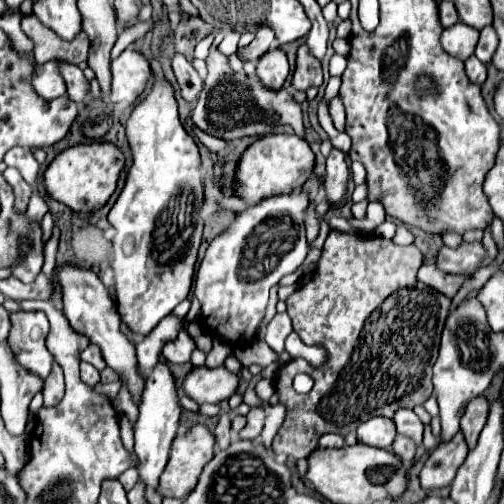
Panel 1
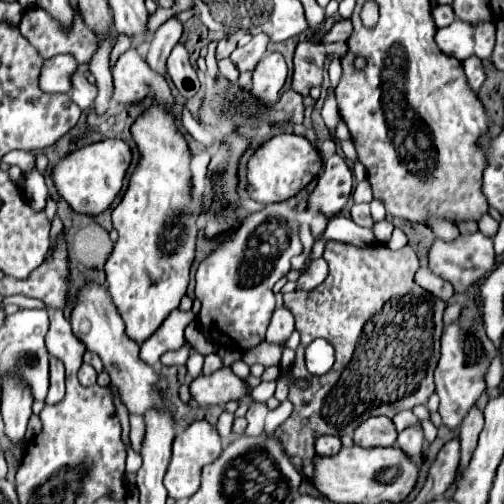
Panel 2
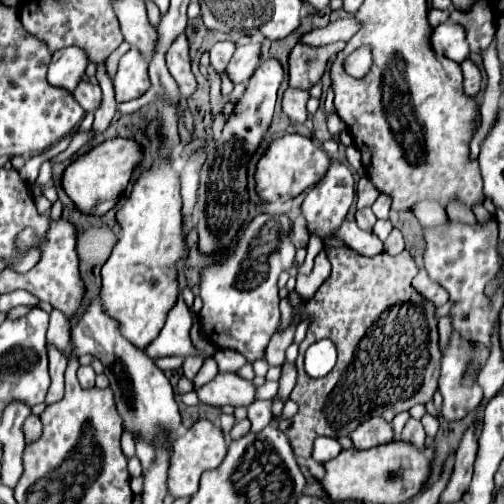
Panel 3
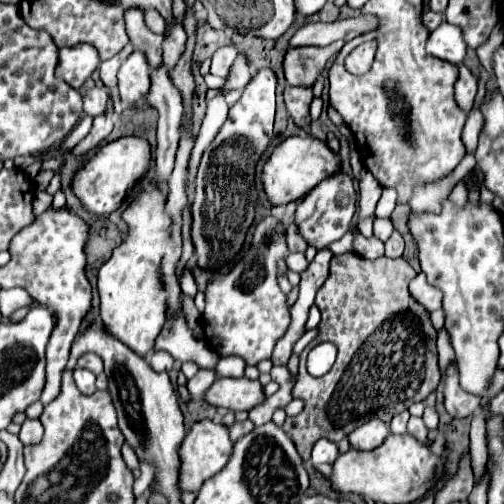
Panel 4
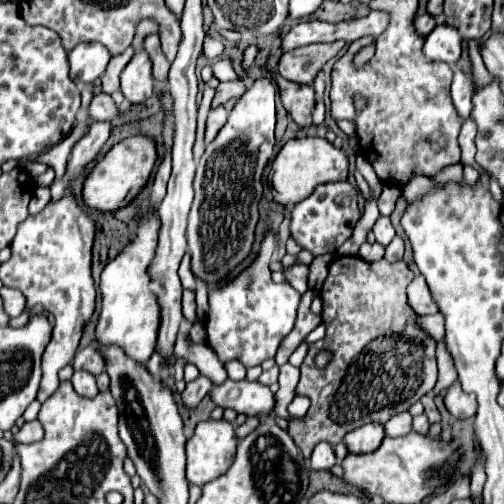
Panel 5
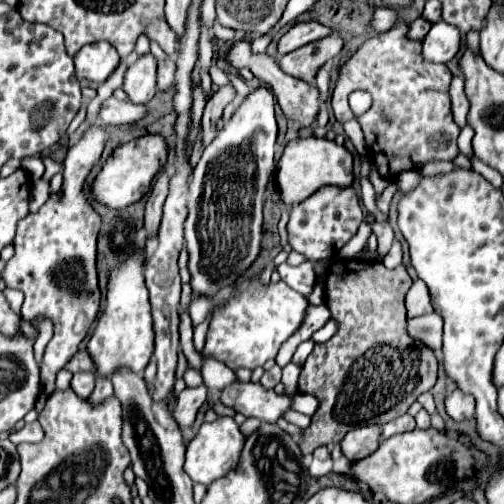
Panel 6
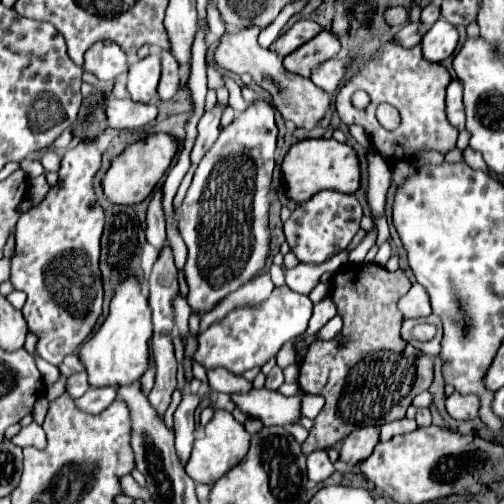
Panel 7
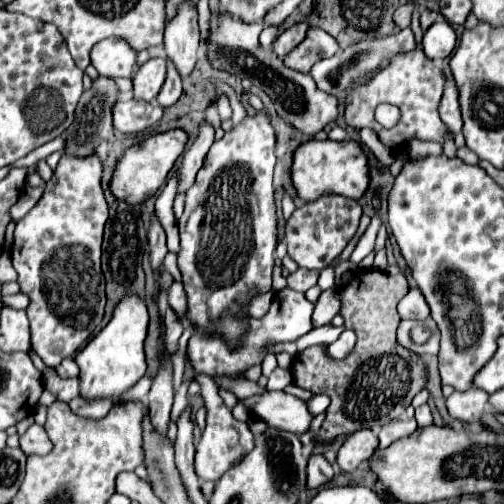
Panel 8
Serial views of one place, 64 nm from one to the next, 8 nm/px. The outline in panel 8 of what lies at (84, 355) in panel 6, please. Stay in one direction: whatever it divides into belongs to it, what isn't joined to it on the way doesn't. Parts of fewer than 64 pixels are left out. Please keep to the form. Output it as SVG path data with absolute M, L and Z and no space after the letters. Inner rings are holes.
M64 358L62 364L60 364L56 370L58 370L58 374L60 374L62 378L74 378L74 376L80 372L74 358Z

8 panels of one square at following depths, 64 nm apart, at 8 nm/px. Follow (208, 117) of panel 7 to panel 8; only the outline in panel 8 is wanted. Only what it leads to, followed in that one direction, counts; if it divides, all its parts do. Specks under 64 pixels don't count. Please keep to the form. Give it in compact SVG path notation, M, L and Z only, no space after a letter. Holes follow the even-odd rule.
M202 120L198 126L198 136L196 136L194 144L182 156L178 192L186 192L194 184L196 172L200 170L200 164L204 162L204 156L208 154L212 144L214 144L214 128L208 120Z

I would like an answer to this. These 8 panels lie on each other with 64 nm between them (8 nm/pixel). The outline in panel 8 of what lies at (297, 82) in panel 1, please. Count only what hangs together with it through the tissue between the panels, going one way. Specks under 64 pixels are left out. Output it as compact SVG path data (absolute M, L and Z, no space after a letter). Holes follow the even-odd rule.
M310 28L308 30L308 36L304 38L302 44L298 44L286 58L284 58L284 64L292 70L298 70L298 72L304 72L308 74L310 68L324 60L324 58L330 58L338 52L338 42L324 30L320 28Z

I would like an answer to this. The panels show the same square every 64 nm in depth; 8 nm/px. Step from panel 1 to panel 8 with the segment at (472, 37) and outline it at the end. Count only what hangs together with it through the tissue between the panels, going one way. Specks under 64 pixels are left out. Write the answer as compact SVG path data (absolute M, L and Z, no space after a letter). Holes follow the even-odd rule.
M446 20L434 22L424 32L422 48L430 60L444 60L446 56L450 56L454 46L456 46L456 32Z

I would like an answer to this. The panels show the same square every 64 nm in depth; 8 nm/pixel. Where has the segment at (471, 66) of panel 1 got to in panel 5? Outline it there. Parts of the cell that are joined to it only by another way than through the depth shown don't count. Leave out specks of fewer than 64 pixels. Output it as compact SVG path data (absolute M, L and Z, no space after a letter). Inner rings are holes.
M454 70L454 82L452 82L452 102L458 114L466 120L472 112L472 94L474 92L474 82L470 74L464 74L462 70Z

